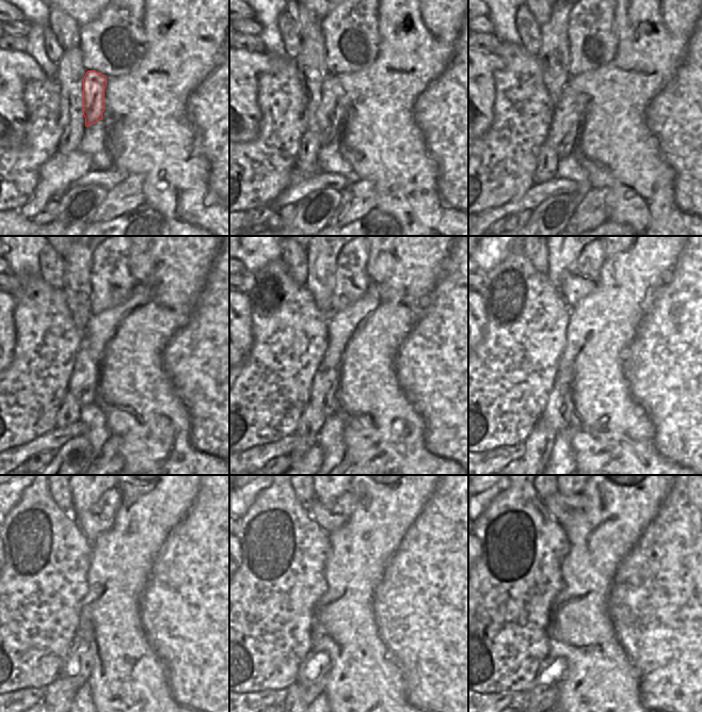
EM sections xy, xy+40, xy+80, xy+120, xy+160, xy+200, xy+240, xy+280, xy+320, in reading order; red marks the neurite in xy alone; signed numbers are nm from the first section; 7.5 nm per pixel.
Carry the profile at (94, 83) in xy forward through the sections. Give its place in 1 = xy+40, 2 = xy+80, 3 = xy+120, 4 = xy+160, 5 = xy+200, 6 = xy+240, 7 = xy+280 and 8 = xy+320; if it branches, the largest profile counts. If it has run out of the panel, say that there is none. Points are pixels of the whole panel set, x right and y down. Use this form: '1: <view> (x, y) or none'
1: xy+40 (329, 114)
2: xy+80 (563, 131)
3: xy+120 (82, 383)
4: xy+160 (322, 394)
5: xy+200 (558, 411)
6: xy+240 (79, 661)
7: xy+280 (315, 674)
8: xy+320 (547, 692)

